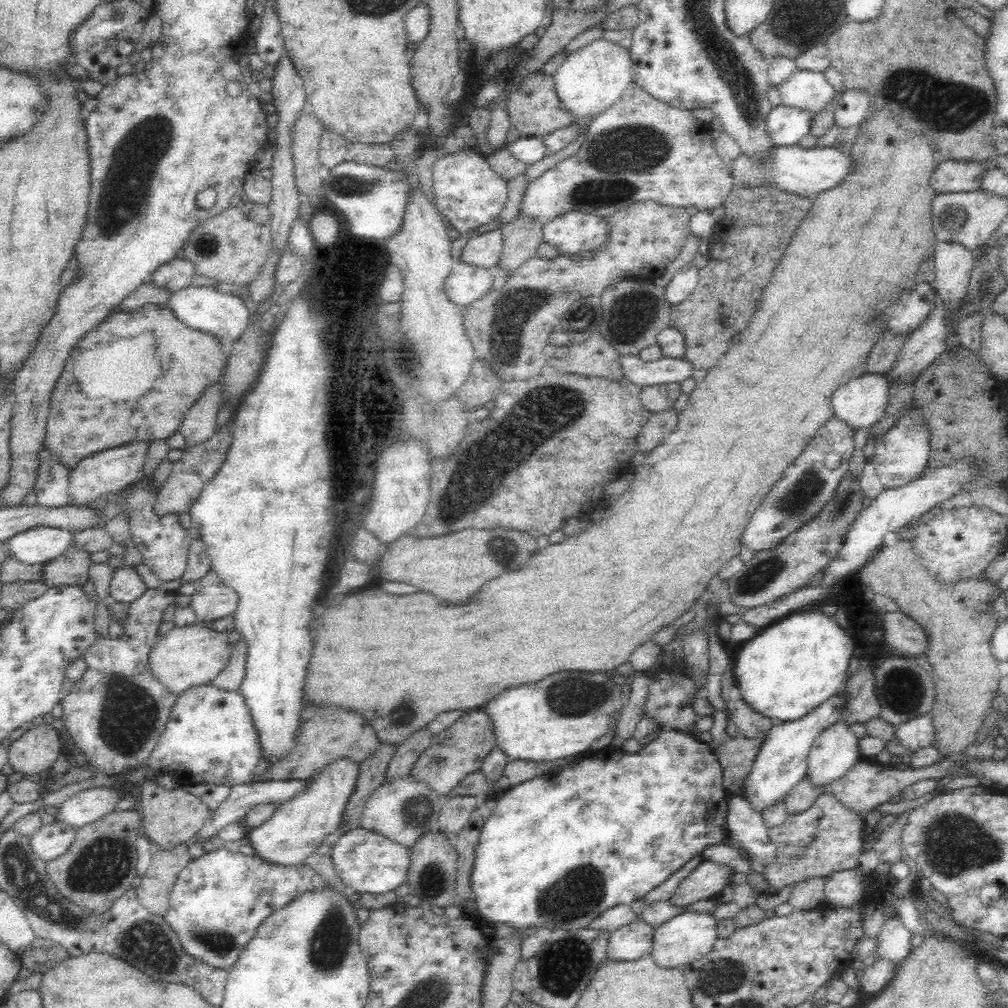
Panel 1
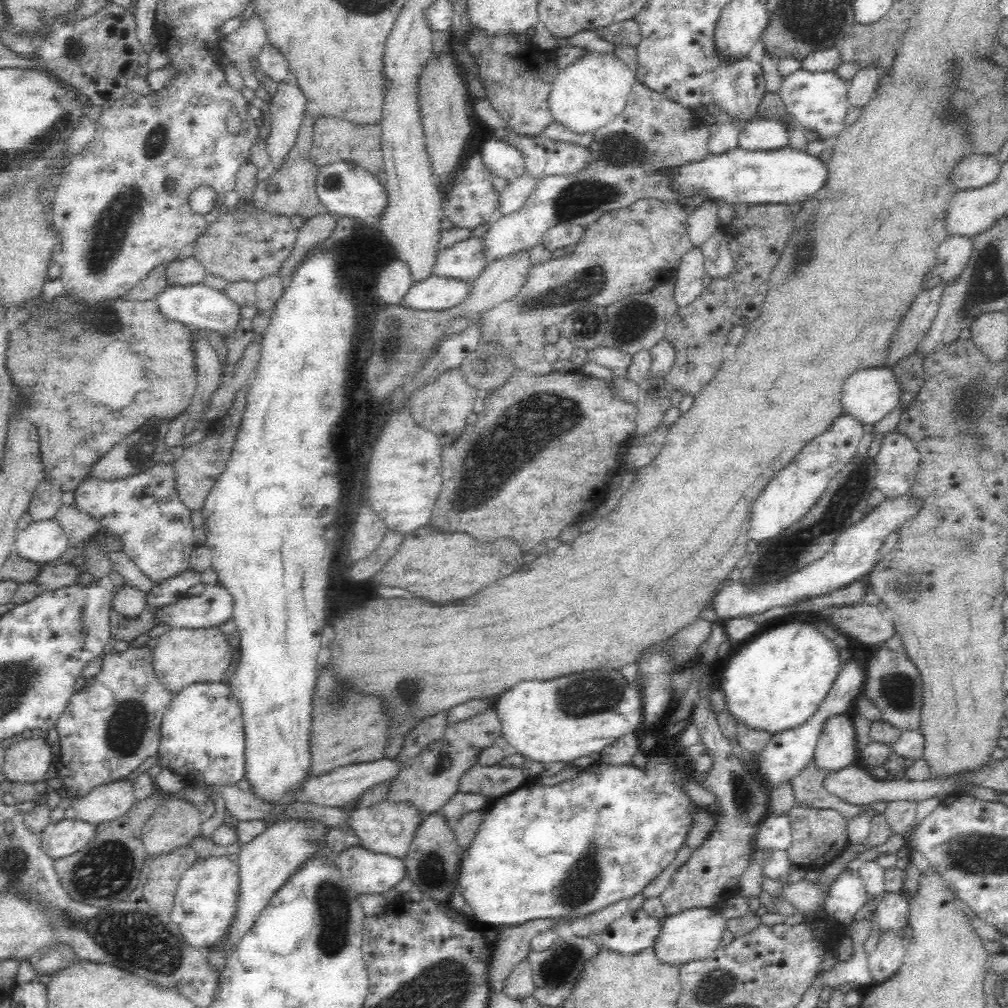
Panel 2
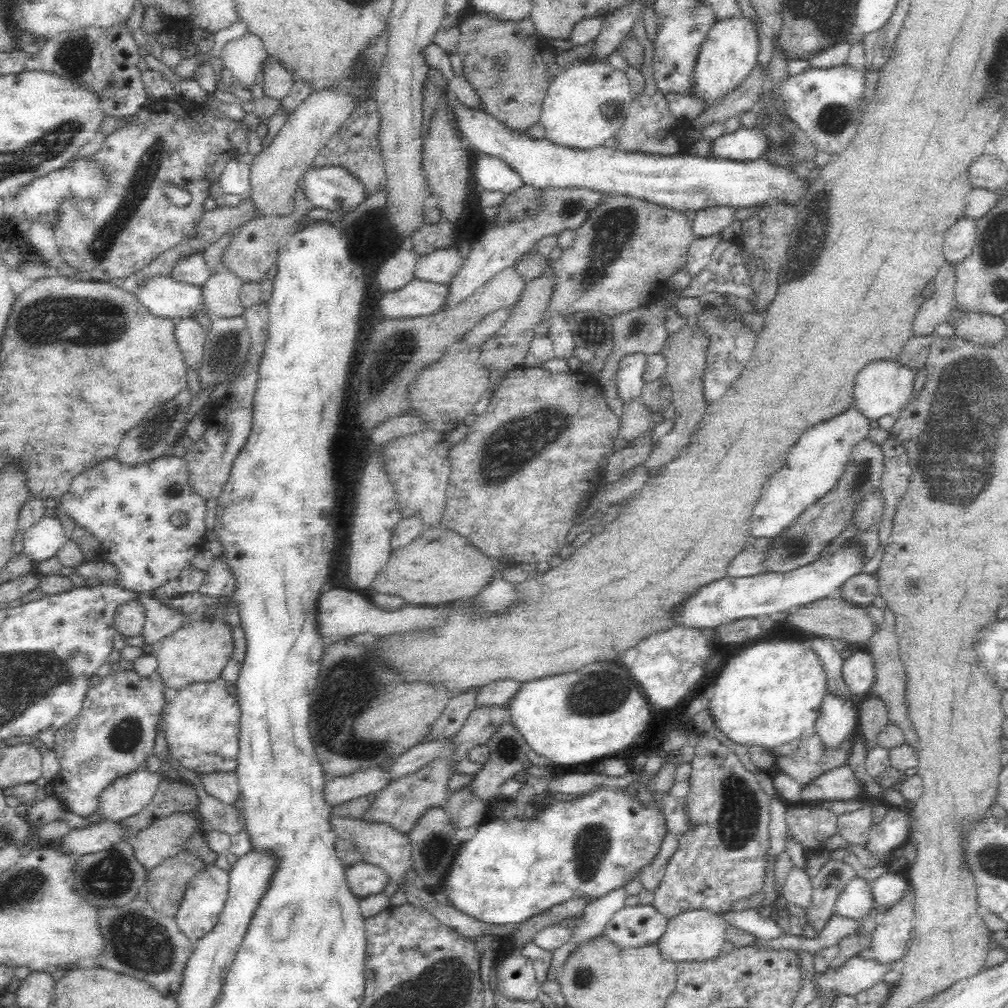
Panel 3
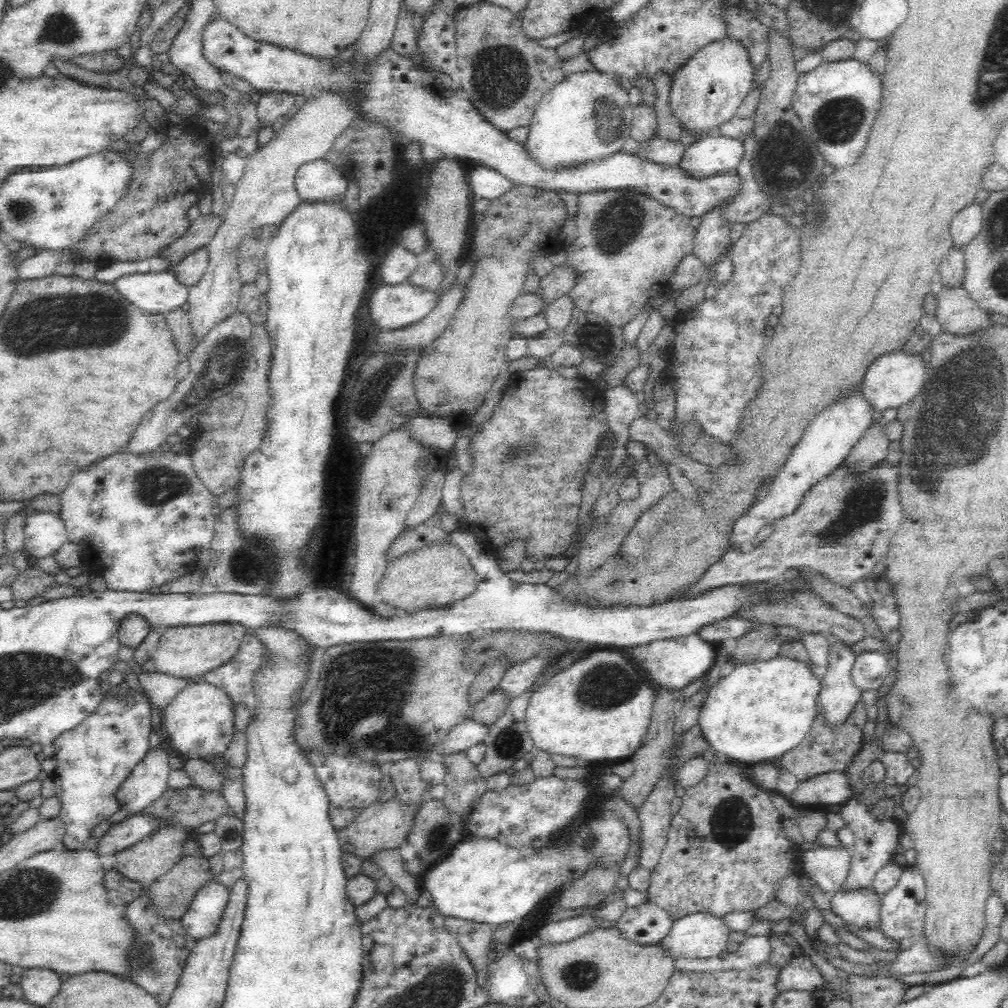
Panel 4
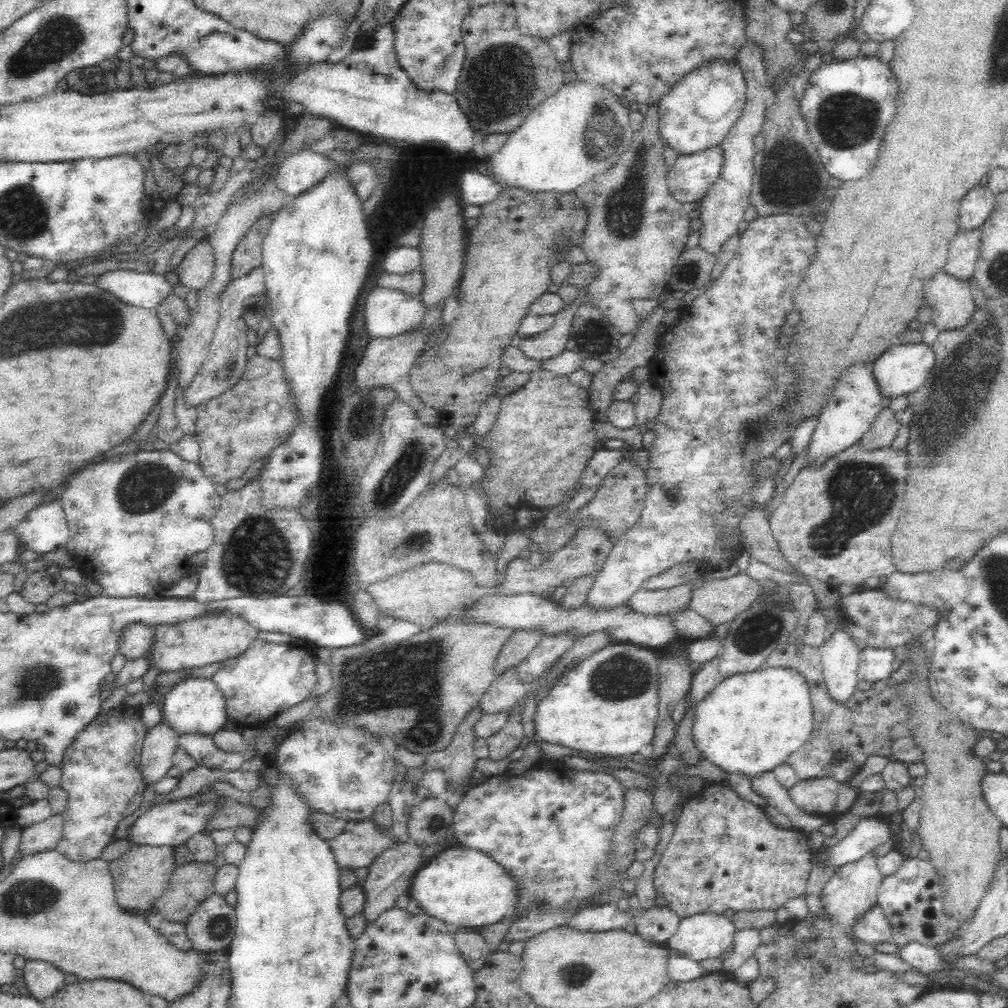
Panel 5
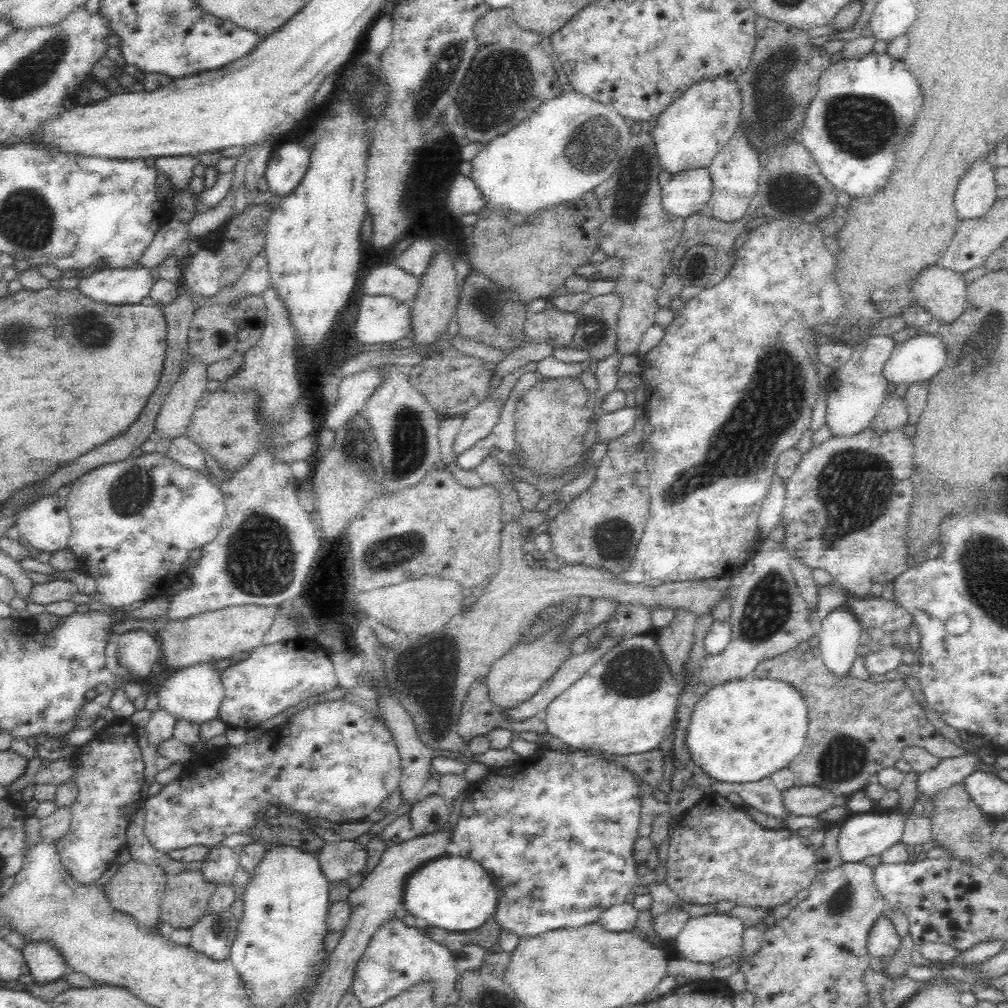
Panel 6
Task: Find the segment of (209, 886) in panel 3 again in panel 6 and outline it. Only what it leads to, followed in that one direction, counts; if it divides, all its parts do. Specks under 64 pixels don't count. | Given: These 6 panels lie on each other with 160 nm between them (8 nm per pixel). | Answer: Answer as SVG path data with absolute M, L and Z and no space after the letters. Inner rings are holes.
M230 908L206 911L192 926L189 946L212 960L228 958L238 921Z

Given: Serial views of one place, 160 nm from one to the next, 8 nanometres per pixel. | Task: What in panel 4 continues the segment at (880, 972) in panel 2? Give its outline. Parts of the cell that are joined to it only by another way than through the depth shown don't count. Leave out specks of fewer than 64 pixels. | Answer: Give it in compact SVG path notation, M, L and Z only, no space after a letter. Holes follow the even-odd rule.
M910 865L905 867L902 870L902 876L900 876L898 884L888 894L884 894L881 899L877 927L880 929L881 935L893 944L900 945L904 938L917 940L922 937L925 911L924 879L913 867Z

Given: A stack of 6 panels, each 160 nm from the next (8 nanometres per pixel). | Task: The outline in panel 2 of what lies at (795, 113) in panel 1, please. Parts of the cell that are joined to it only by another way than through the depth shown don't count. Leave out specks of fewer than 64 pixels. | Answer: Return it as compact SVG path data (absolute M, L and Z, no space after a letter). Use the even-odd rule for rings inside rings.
M756 117L740 129L738 146L750 150L776 150L790 140L788 120L780 118Z

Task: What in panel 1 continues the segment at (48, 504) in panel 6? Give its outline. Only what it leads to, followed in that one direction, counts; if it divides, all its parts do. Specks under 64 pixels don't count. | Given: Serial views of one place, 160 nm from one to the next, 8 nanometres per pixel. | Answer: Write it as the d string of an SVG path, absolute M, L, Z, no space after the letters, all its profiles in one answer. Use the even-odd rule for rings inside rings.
M40 526L9 538L14 558L27 565L45 564L64 552L73 533L62 528Z

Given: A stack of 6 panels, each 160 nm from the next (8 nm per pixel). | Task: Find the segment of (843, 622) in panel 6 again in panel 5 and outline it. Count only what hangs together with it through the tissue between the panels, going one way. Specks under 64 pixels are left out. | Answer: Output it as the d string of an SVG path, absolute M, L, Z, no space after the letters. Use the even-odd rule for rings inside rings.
M839 628L819 649L828 696L844 706L857 690L859 648Z

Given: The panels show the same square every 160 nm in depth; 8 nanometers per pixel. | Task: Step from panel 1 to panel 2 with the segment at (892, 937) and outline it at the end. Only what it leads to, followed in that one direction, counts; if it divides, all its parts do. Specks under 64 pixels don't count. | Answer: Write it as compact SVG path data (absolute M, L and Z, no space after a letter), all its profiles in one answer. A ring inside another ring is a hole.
M903 891L887 892L875 909L875 914L883 934L904 934L909 930L908 895Z

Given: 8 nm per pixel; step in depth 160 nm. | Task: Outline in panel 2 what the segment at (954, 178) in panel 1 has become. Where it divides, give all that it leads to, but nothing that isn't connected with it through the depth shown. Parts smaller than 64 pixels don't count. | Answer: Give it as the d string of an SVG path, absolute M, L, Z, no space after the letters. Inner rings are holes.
M964 154L952 167L949 181L958 191L982 188L998 178L1000 167L995 156Z

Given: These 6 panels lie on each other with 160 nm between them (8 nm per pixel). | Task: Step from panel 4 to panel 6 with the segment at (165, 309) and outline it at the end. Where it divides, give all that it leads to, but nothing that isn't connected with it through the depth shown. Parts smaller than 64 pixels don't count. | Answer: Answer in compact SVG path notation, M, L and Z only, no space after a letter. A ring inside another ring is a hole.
M143 267L108 268L94 271L79 281L78 288L97 302L136 305L150 297L156 280Z

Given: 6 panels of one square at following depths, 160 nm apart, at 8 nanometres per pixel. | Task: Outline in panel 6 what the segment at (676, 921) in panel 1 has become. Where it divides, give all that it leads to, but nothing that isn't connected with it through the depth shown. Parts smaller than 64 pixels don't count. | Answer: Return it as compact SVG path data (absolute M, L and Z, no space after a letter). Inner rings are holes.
M709 913L696 918L690 917L684 928L674 940L674 946L678 950L679 958L692 962L714 963L720 958L735 955L740 950L744 925L740 920L728 914Z

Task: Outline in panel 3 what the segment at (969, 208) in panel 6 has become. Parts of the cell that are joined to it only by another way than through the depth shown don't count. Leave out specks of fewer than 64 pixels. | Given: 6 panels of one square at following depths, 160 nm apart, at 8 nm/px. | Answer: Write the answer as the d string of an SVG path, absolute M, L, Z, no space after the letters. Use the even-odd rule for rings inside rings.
M962 217L945 233L942 245L944 261L950 265L962 263L972 253L976 243L976 223Z

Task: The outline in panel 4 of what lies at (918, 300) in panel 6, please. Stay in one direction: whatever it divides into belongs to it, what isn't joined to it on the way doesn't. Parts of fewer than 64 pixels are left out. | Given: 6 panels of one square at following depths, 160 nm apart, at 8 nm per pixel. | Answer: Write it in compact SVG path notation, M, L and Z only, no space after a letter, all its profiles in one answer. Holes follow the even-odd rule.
M938 285L936 318L942 330L953 335L966 336L974 332L988 331L997 326L987 312L966 295L963 288L945 288Z

